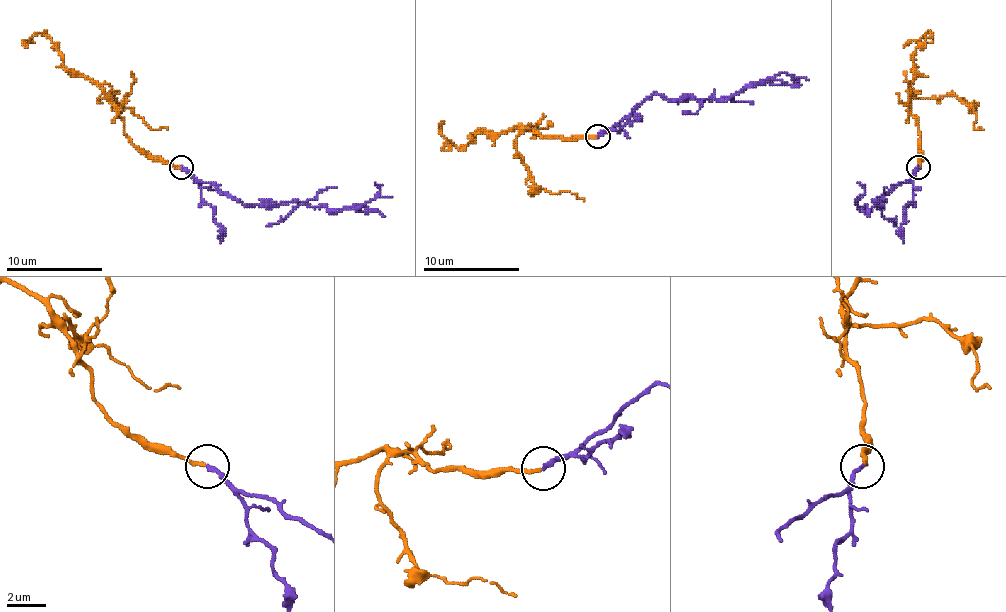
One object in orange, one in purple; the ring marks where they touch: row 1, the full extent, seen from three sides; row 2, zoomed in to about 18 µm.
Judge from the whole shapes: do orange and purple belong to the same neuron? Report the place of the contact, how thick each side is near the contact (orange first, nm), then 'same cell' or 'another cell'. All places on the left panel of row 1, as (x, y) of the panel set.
at (181, 167); 190 nm thick on the orange side, 190 nm on the other; same cell

